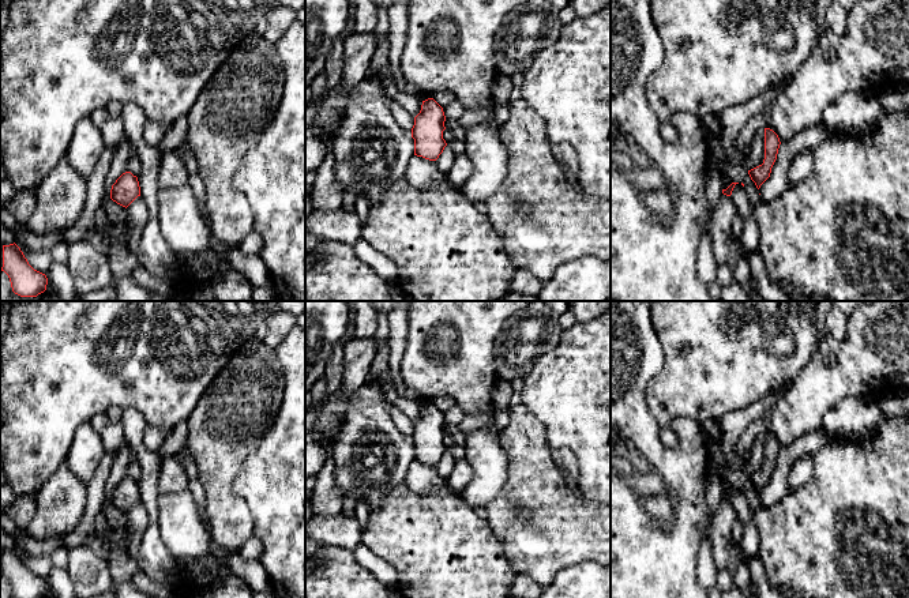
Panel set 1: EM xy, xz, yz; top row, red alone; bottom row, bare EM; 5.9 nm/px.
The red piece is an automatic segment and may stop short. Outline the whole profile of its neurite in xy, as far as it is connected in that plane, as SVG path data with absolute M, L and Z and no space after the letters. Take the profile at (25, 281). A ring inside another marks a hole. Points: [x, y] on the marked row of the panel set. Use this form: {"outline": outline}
{"outline": "M15 242L3 245L1 271L8 275L12 292L20 297L37 297L46 290L46 275L29 264Z"}

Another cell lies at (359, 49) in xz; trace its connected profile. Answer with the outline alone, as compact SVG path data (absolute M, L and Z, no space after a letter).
M349 31L343 42L342 87L350 91L369 76L371 60L376 49L373 33L358 34Z

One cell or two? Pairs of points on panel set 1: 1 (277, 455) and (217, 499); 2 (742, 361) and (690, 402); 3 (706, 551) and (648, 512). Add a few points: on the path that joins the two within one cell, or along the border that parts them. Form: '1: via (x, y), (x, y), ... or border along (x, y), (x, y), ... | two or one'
1: border along (244, 458), (233, 481), (233, 492), (236, 495) | two
2: via (729, 368), (724, 368), (702, 390) | one
3: border along (709, 515), (698, 553), (697, 578) | two

